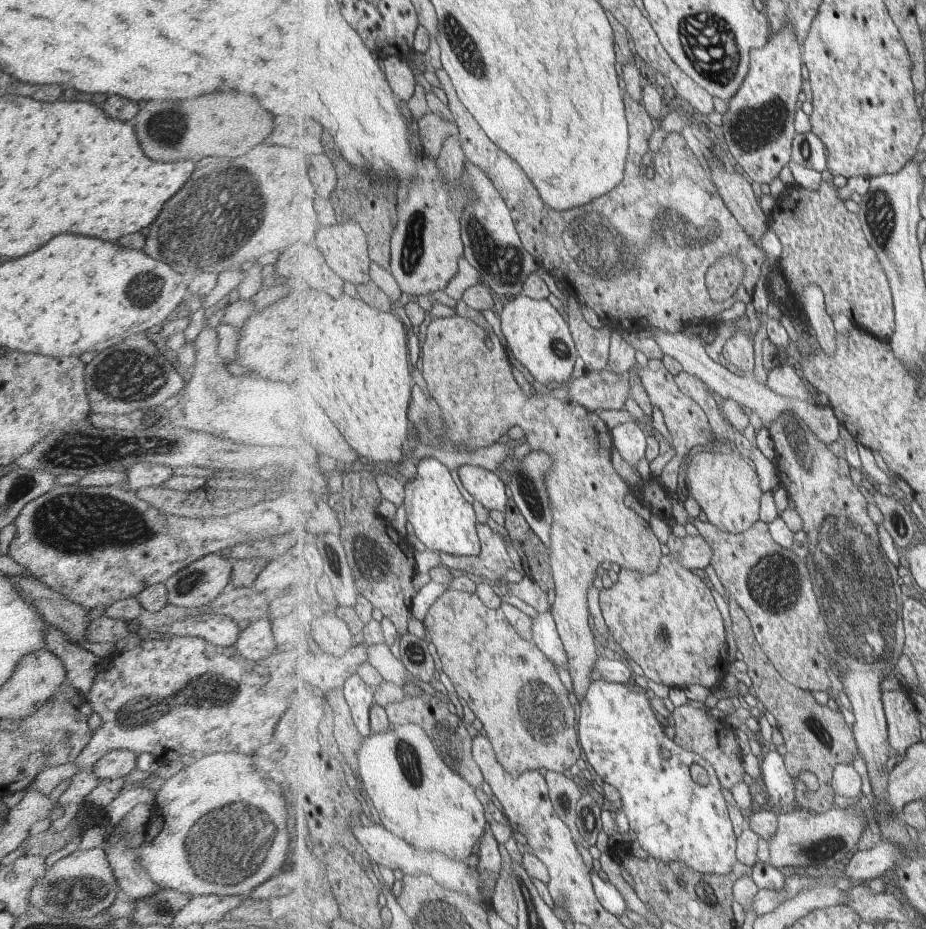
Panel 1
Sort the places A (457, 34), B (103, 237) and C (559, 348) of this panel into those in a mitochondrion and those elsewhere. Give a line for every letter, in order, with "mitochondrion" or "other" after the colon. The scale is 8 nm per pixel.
A: mitochondrion
B: other
C: mitochondrion

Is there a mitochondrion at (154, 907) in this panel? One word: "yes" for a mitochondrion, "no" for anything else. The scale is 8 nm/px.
yes

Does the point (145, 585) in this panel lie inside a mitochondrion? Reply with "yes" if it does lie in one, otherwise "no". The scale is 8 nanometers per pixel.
no

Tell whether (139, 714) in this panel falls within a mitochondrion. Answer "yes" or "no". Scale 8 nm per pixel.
yes

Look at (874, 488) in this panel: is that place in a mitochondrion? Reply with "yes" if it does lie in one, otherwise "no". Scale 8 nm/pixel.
no

